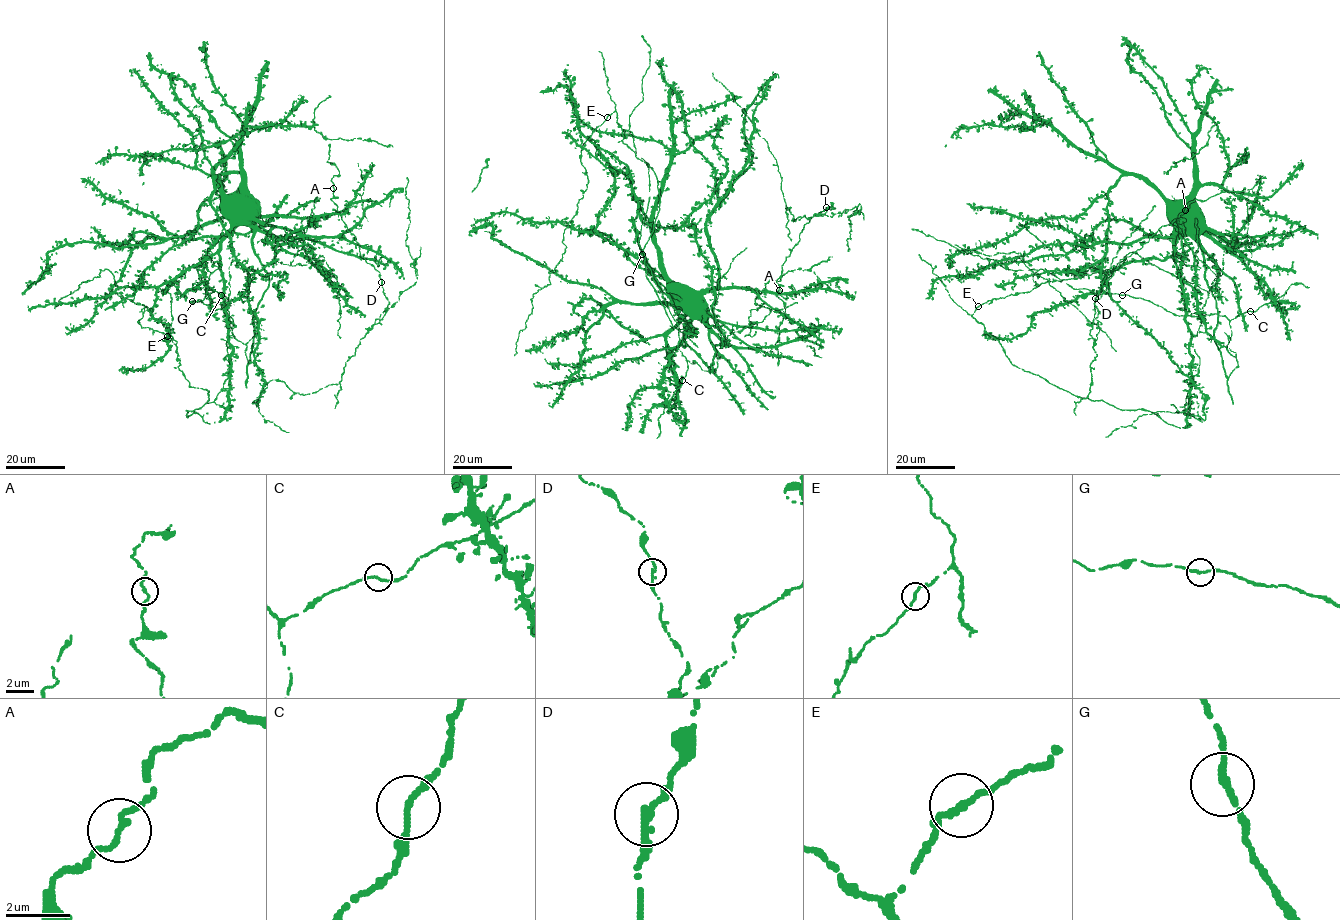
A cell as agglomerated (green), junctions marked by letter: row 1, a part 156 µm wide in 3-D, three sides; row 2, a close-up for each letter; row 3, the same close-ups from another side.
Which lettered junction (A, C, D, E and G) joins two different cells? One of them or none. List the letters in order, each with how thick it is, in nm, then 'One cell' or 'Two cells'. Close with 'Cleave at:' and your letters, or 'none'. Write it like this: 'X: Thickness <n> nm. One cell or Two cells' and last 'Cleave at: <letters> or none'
A: Thickness 190 nm. One cell
C: Thickness 200 nm. One cell
D: Thickness 200 nm. One cell
E: Thickness 200 nm. One cell
G: Thickness 220 nm. One cell
Cleave at: none

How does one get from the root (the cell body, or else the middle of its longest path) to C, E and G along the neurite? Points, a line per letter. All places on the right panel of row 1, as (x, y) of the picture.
C: (1171, 210), (1189, 226), (1211, 236), (1231, 251), (1265, 283), (1273, 300), (1250, 311)
E: (1171, 210), (1179, 238), (1164, 259), (1131, 261), (1107, 273), (1087, 266), (1082, 277), (1041, 283), (979, 306)
G: (1171, 210), (1231, 251), (1261, 279), (1273, 300), (1228, 320), (1217, 313), (1174, 315), (1146, 300), (1122, 295)

